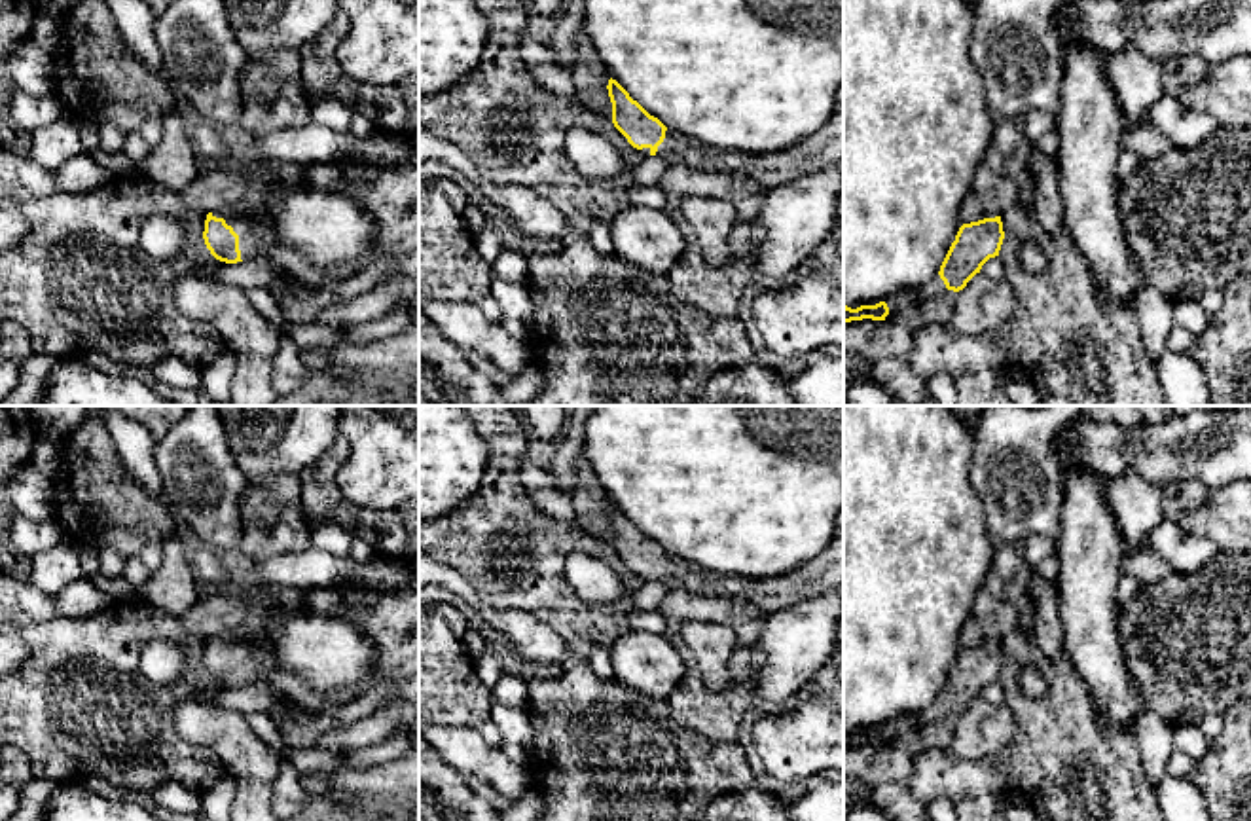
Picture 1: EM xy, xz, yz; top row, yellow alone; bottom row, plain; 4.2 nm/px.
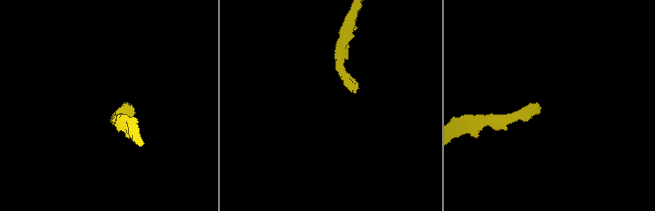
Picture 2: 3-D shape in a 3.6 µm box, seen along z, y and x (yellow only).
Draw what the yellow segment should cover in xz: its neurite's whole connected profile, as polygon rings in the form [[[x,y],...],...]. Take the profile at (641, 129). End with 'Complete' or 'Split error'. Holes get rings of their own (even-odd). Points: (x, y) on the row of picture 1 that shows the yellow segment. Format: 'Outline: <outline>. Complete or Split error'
Outline: [[[612,78],[607,89],[614,127],[633,148],[644,155],[658,155],[667,165],[734,173],[770,190],[843,165],[843,112],[834,112],[817,133],[787,150],[745,152],[690,140],[667,129]]]. Split error

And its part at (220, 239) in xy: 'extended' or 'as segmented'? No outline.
extended

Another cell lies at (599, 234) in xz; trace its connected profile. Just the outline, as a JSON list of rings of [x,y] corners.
[[[593,224],[588,233],[591,245],[597,252],[603,256],[614,254],[614,241],[610,237],[610,226],[608,224]]]

